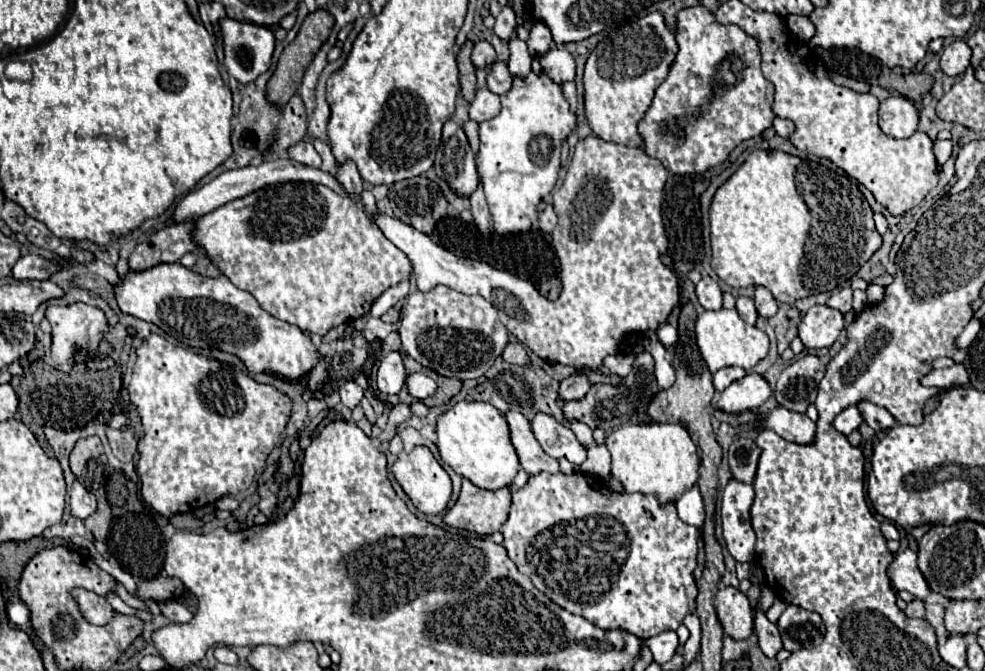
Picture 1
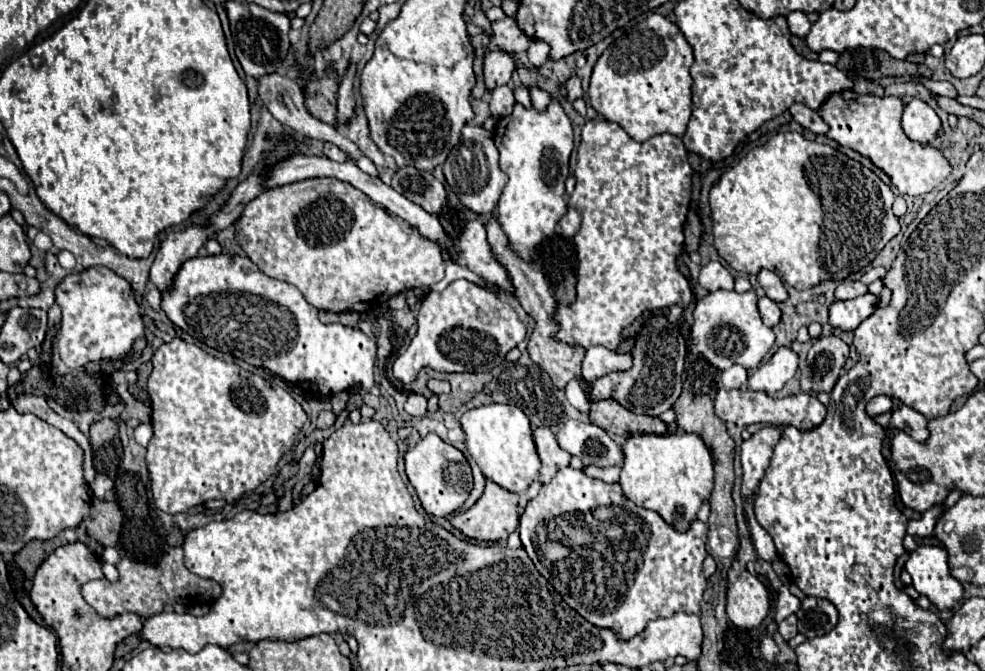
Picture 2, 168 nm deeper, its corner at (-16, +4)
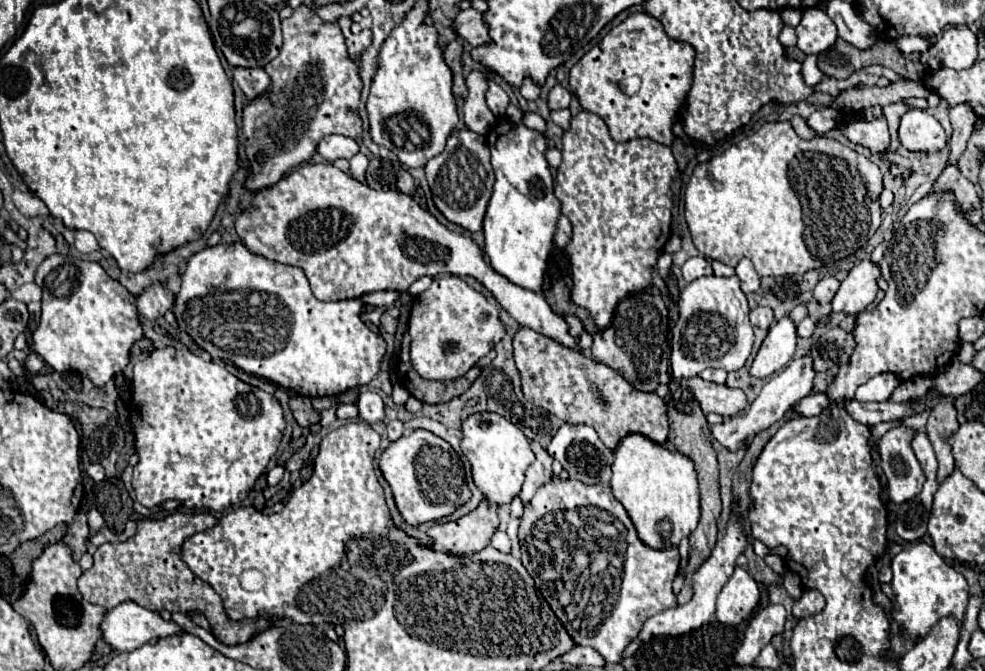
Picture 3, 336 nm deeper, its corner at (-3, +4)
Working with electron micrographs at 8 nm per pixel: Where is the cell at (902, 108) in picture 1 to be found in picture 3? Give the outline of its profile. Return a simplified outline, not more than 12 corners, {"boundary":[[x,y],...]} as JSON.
{"boundary":[[923,109],[901,117],[899,141],[909,151],[937,153],[947,135]]}

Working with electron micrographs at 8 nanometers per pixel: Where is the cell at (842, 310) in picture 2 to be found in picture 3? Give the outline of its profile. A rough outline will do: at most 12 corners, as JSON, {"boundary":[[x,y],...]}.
{"boundary":[[859,261],[841,281],[833,311],[857,315],[873,303],[881,269]]}

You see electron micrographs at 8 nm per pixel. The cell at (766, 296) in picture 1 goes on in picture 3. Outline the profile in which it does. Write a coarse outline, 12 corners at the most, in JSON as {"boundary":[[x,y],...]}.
{"boundary":[[741,259],[735,273],[745,293],[759,289],[759,275],[749,259]]}

